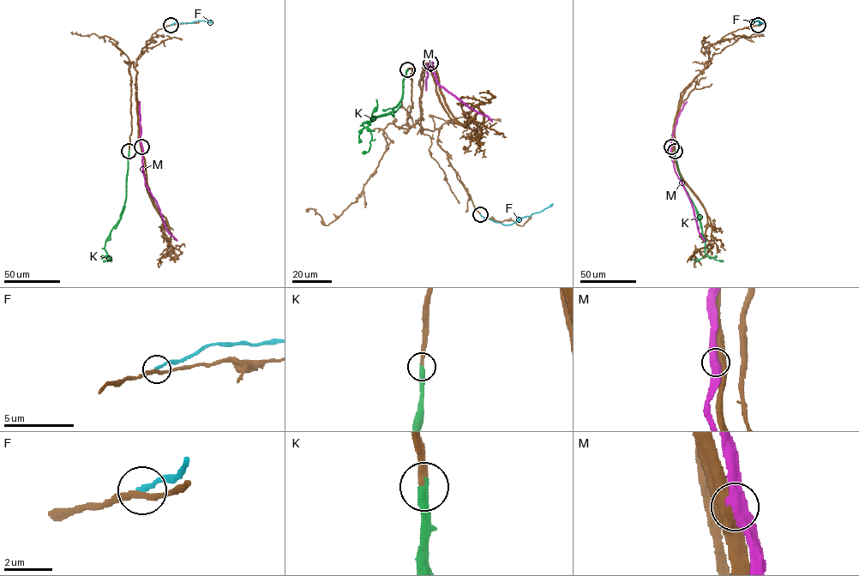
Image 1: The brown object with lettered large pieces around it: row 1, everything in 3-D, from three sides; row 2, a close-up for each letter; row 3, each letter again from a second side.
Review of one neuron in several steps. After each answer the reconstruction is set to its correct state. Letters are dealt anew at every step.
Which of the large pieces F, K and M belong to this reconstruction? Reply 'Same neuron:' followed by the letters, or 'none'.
Same neuron: K

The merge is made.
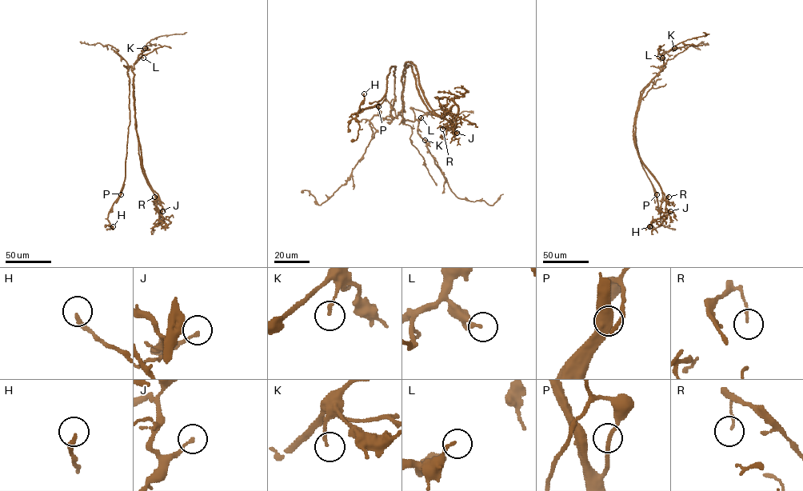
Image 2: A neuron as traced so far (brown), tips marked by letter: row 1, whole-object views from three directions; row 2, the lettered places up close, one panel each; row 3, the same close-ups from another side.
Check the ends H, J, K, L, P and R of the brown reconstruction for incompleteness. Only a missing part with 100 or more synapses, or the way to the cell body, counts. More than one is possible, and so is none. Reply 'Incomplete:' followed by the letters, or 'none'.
Incomplete: none

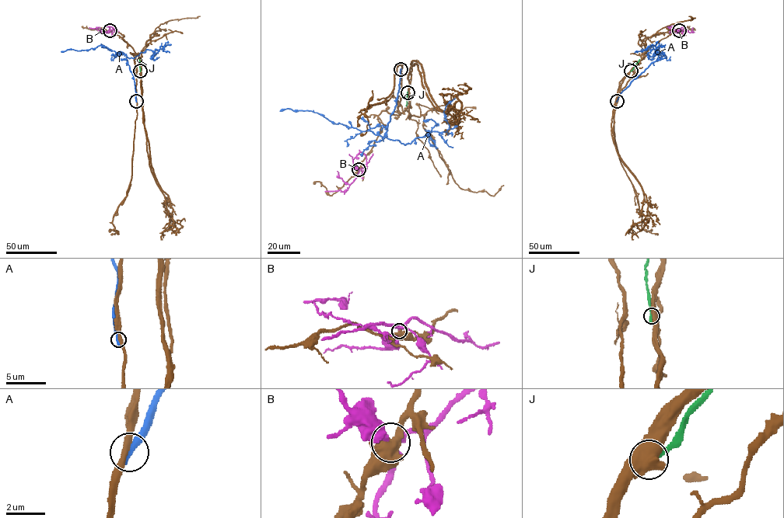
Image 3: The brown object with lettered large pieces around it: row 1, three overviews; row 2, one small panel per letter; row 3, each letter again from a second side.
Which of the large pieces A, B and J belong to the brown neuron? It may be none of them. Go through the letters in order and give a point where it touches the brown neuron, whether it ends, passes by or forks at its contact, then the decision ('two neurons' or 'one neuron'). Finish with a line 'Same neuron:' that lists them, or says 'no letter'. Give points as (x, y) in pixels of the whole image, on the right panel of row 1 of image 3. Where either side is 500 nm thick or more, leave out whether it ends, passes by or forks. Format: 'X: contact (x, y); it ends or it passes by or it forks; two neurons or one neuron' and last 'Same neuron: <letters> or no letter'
A: contact (617, 101); it ends; two neurons
B: contact (679, 30); two neurons
J: contact (631, 71); two neurons
Same neuron: no letter

